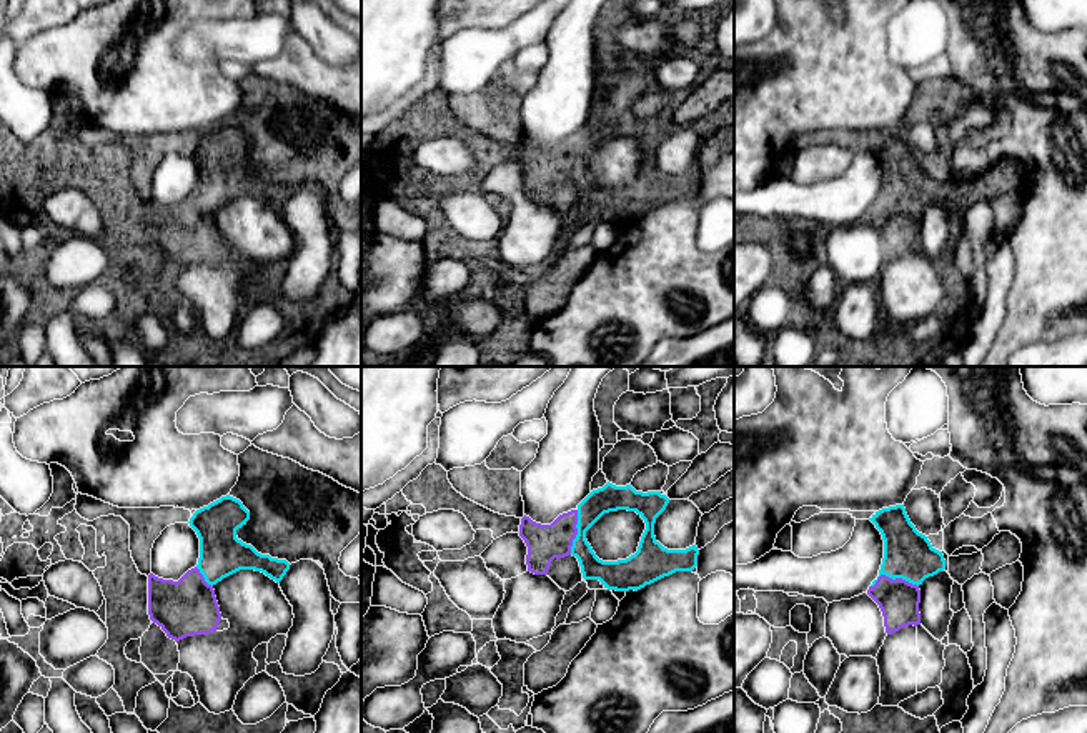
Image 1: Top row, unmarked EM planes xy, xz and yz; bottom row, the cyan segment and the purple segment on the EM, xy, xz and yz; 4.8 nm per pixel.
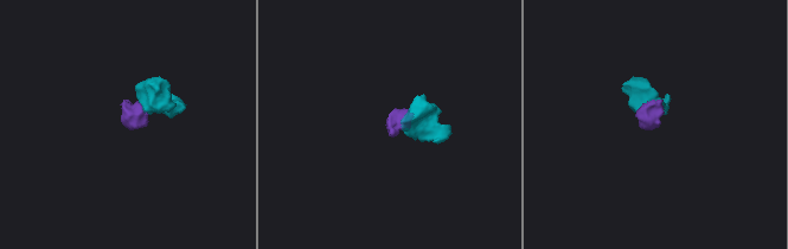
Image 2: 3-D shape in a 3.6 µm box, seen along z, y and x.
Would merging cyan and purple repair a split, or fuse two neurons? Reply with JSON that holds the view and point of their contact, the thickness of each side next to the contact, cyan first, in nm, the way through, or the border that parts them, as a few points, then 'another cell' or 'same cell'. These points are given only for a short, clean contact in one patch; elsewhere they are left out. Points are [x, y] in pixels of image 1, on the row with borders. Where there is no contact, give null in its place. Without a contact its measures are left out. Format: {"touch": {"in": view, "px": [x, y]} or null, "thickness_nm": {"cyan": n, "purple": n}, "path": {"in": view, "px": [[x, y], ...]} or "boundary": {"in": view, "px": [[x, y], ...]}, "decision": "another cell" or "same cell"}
{"touch": {"in": "yz", "px": [894, 578]}, "thickness_nm": {"cyan": 240, "purple": 190}, "path": {"in": "yz", "px": [[908, 553], [904, 568], [894, 578], [899, 600]]}, "decision": "same cell"}

